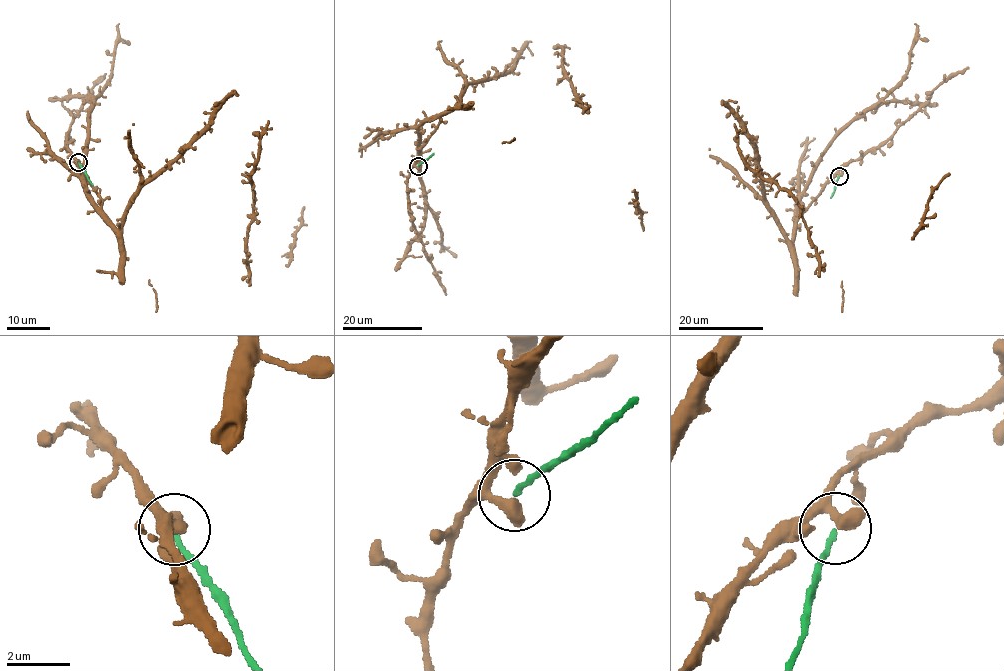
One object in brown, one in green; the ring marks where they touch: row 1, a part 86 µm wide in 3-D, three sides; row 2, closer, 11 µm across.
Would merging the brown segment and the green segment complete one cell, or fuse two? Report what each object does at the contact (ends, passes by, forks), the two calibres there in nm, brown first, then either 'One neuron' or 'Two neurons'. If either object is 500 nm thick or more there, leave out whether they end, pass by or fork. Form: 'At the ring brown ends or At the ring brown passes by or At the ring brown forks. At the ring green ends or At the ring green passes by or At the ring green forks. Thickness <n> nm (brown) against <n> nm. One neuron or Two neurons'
At the ring brown ends. At the ring green ends. Thickness 480 nm (brown) against 140 nm. Two neurons

